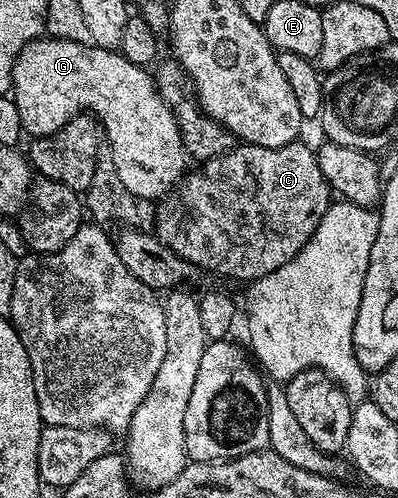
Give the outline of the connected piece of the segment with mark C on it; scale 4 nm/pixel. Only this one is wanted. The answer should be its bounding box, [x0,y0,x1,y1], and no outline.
[156,142,331,282]

